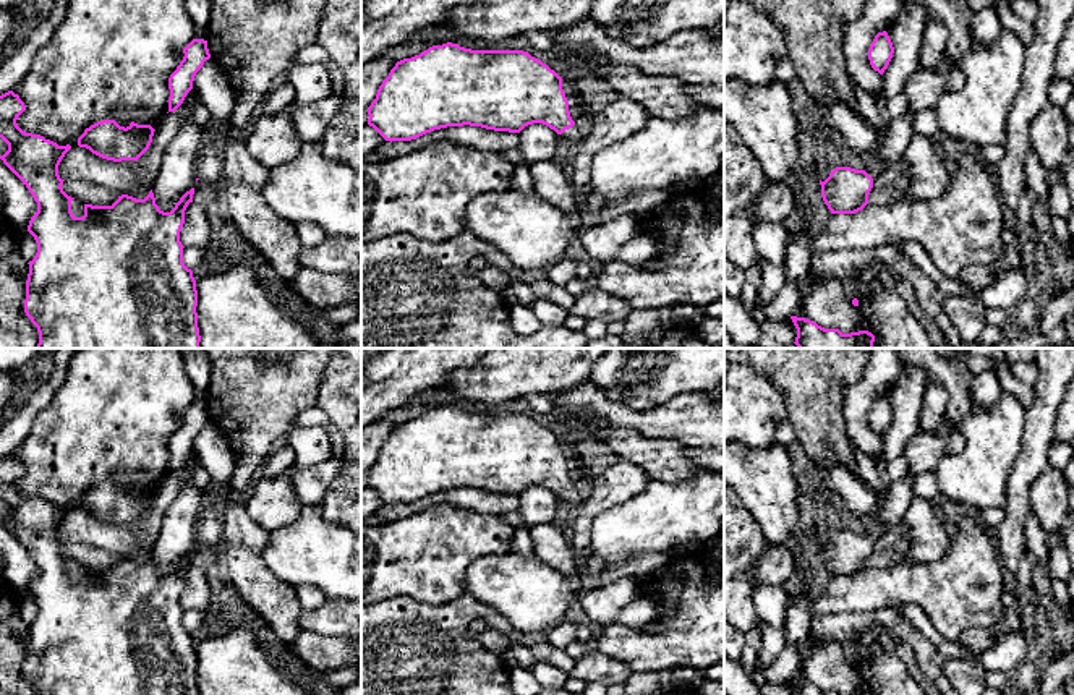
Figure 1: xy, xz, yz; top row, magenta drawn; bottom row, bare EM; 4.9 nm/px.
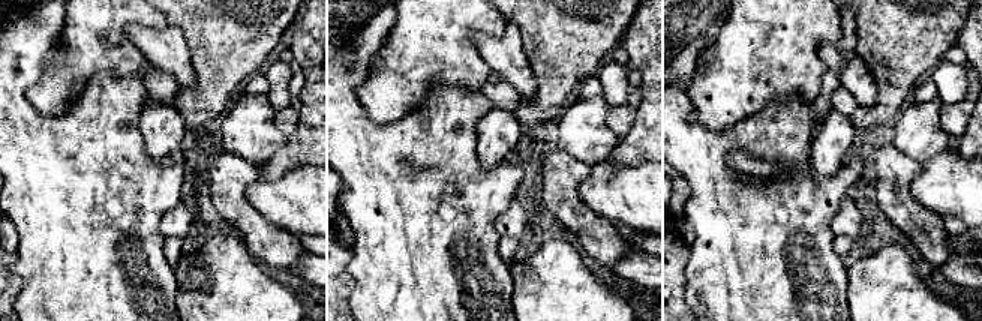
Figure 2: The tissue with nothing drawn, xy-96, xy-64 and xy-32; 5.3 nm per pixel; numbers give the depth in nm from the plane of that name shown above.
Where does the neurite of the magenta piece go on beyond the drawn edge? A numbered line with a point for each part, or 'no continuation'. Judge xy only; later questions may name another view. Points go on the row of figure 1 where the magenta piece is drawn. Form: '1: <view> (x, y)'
no continuation

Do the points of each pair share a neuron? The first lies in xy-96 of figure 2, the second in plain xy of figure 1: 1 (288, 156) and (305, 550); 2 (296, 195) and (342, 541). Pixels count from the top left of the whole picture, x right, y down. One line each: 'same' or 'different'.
1: different
2: same

